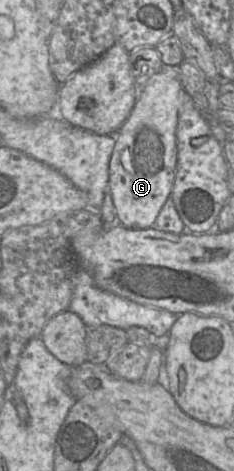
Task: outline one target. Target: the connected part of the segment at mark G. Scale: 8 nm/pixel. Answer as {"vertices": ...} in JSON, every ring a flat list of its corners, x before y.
{"vertices":[[164,65,145,84,139,86,134,106,115,134,115,145,109,160,109,186,116,211,117,223,126,228,151,228,170,196,177,165,175,130,177,126,178,96,182,90,177,68]]}

